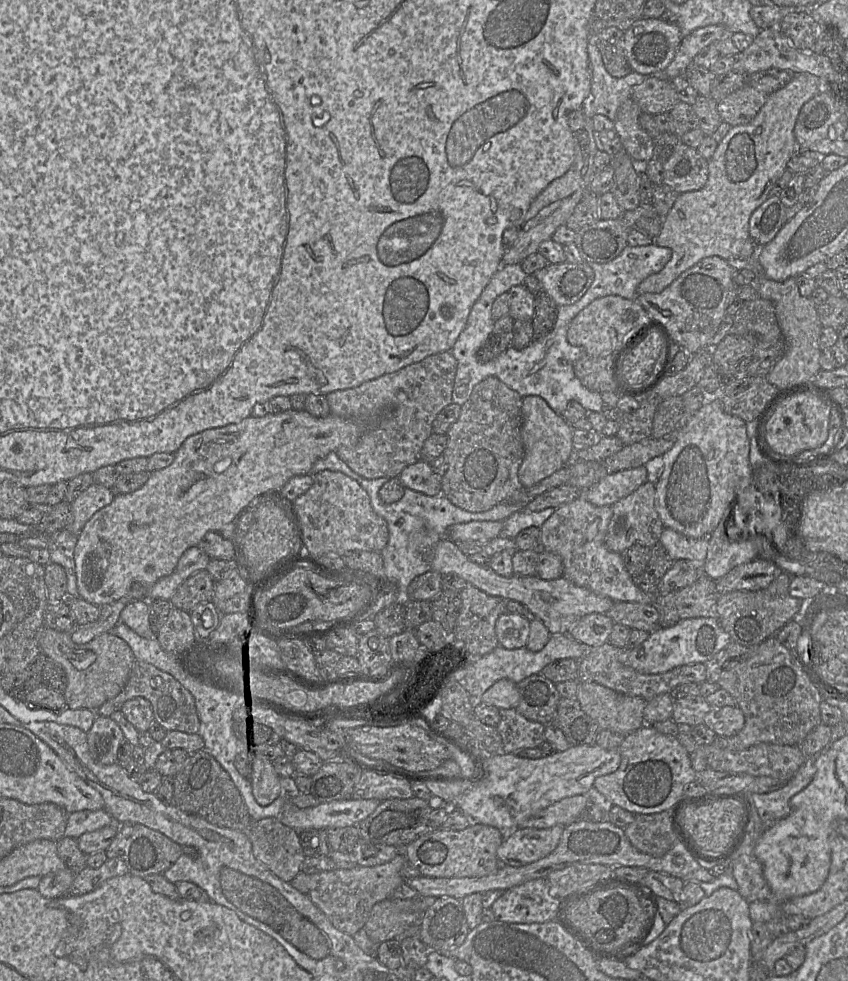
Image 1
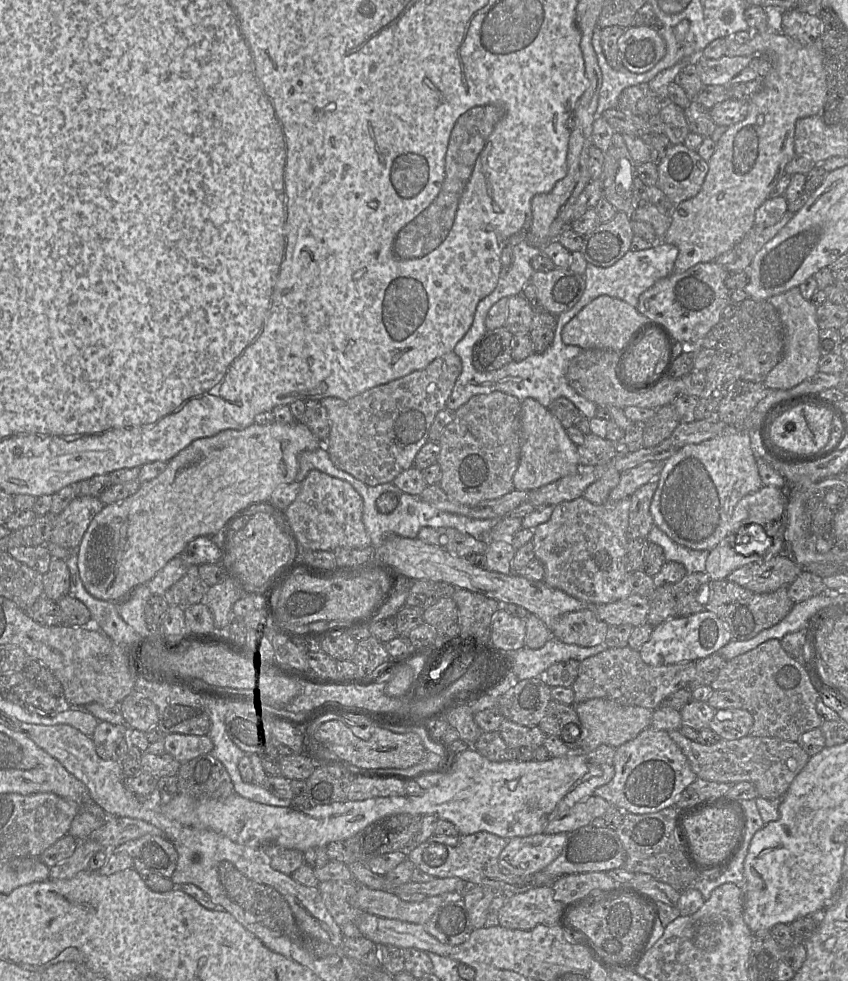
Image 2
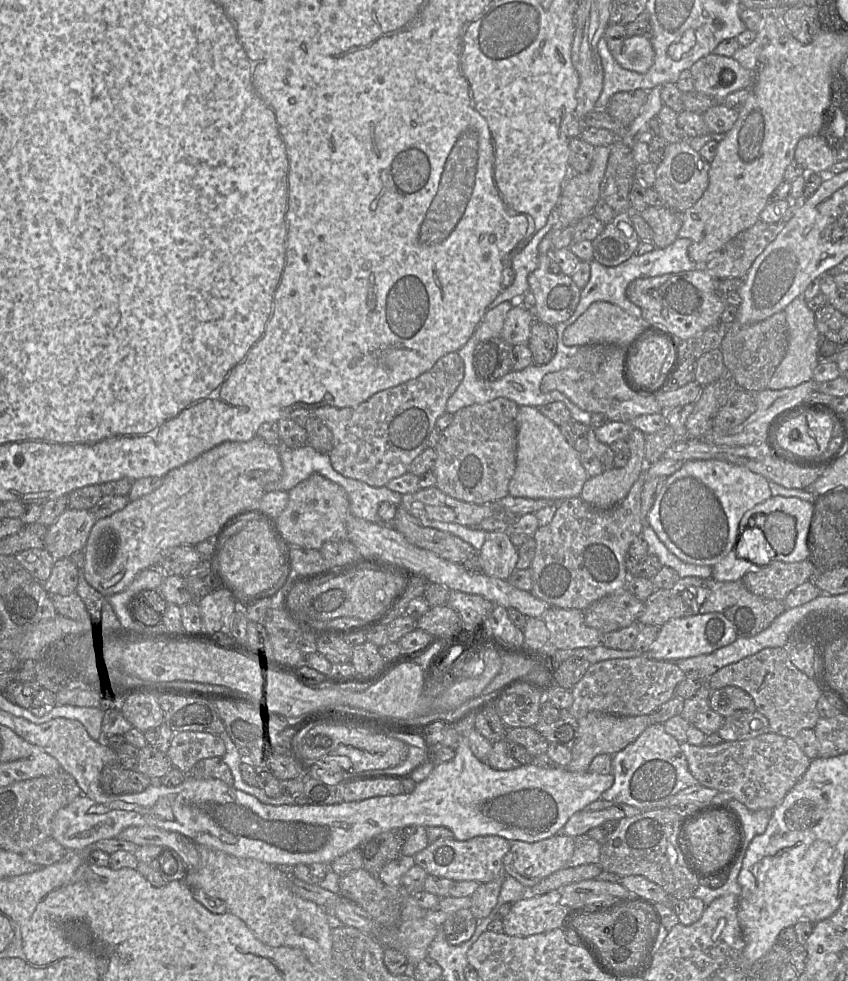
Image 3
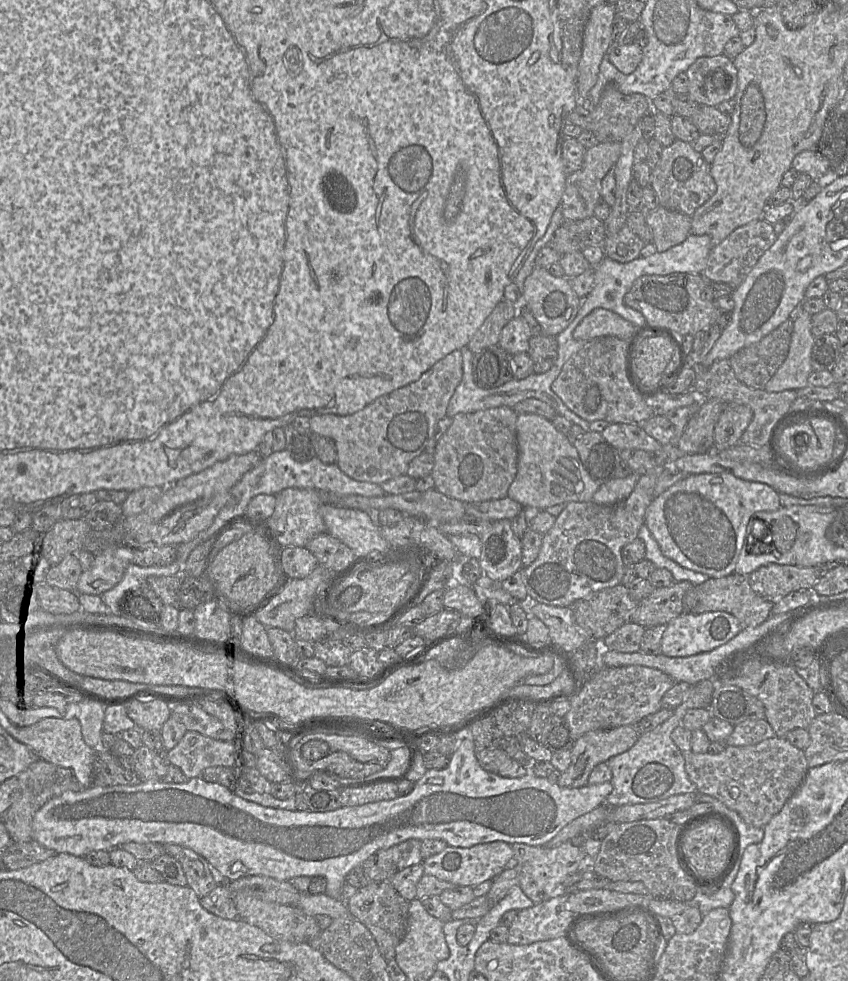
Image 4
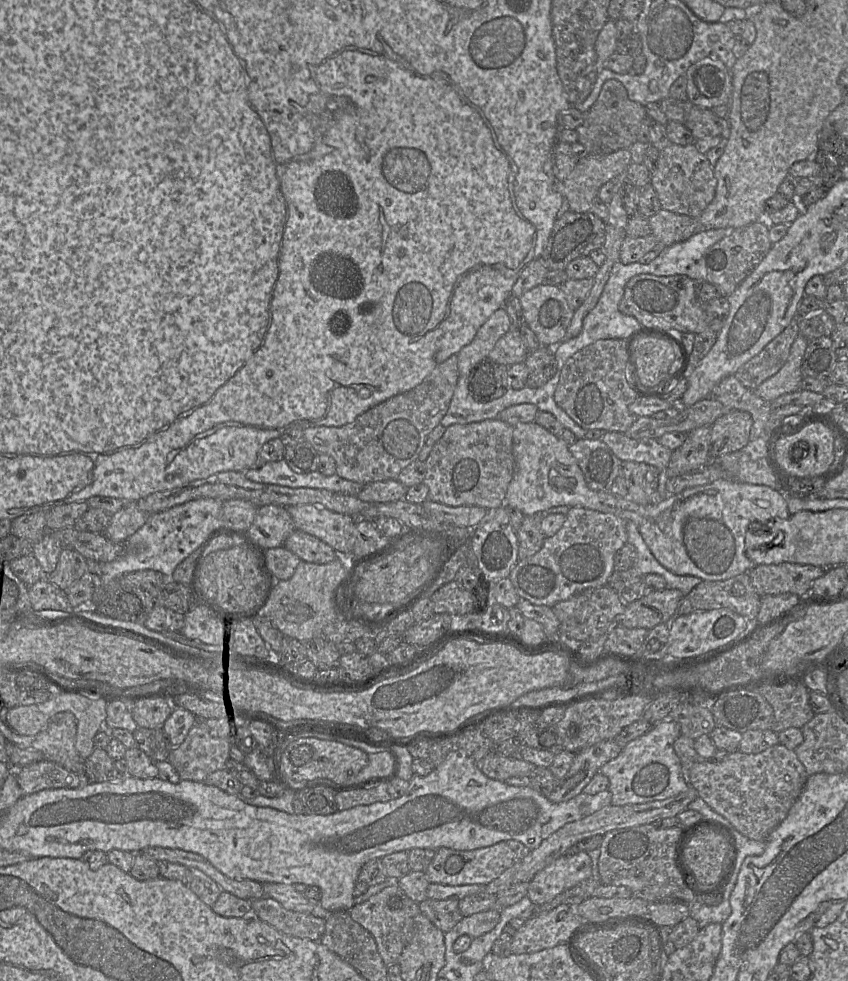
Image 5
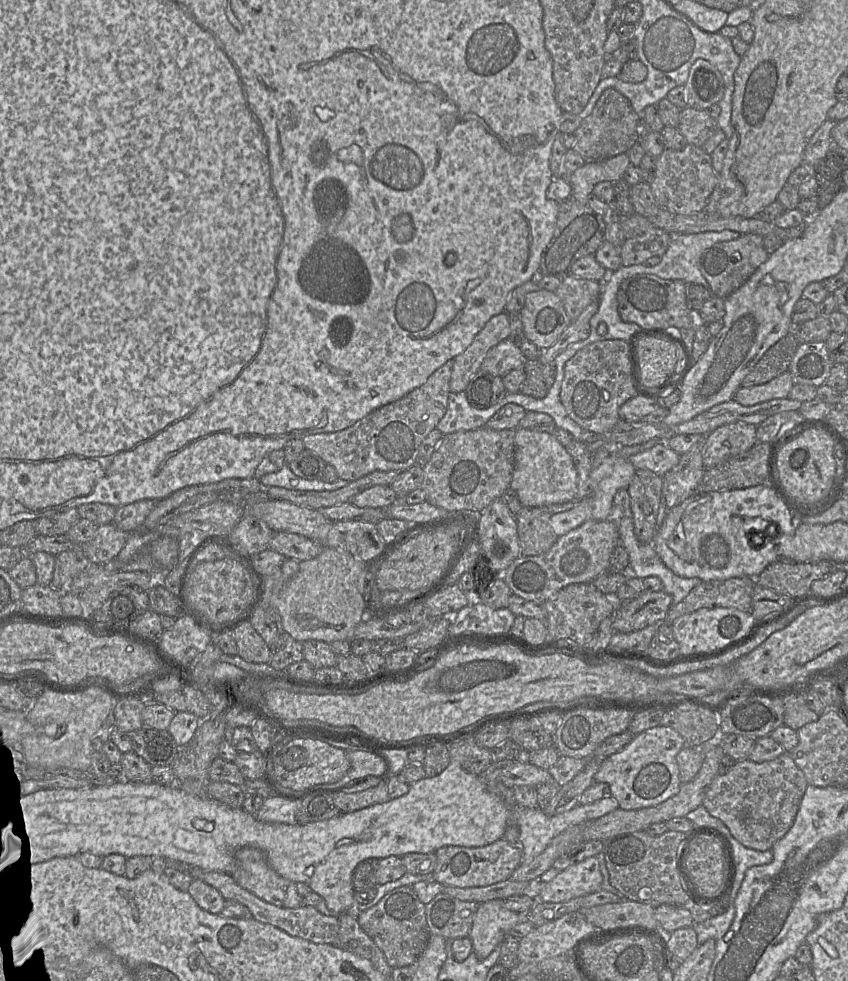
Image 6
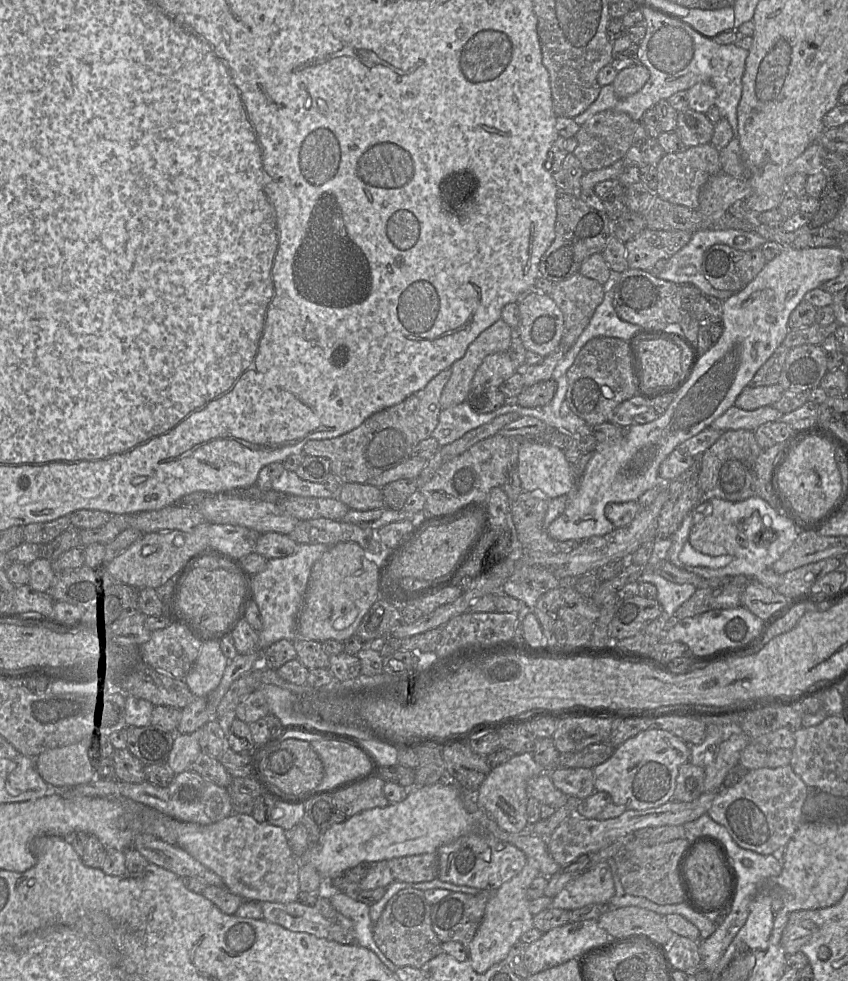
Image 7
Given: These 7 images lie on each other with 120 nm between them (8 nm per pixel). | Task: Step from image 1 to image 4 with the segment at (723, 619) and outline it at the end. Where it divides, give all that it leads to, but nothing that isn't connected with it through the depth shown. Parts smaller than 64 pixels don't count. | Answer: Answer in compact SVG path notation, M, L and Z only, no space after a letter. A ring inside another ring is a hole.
M732 573L724 577L709 578L695 586L695 605L691 612L700 614L724 611L735 616L741 628L746 629L756 627L766 621L771 615L772 606L773 600L763 598L752 590L748 575Z

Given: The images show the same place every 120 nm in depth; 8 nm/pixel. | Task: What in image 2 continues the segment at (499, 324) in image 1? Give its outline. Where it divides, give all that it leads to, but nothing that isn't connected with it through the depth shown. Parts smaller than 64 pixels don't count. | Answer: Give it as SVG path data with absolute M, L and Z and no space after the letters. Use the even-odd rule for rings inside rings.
M504 326L488 331L473 349L473 365L479 372L498 370L513 361L512 333Z

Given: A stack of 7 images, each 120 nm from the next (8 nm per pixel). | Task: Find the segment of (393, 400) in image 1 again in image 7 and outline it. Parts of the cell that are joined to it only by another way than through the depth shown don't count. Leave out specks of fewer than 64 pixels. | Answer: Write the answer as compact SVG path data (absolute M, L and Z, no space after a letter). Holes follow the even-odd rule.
M446 369L437 374L429 383L418 392L412 394L402 402L383 409L365 420L360 426L343 435L322 439L309 440L302 449L306 456L324 457L330 462L330 471L342 484L365 484L383 472L406 462L411 458L413 449L422 441L431 437L436 428L441 412L440 397L442 391L451 377L451 369Z

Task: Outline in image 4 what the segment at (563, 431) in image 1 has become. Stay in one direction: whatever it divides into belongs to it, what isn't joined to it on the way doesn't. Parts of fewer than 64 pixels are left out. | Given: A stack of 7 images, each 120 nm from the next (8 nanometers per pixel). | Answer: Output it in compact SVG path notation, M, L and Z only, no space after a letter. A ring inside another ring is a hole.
M520 414L516 421L518 464L517 473L511 483L507 497L520 503L525 510L539 511L557 504L592 501L599 488L584 468L578 451L567 436L559 432L553 423L537 414Z

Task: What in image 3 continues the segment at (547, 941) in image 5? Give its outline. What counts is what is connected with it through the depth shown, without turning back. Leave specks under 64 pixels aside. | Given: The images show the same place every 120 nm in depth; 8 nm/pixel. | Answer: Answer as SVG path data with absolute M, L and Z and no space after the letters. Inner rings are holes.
M560 890L514 902L502 920L503 932L527 937L549 932L562 926L569 910L562 904Z

